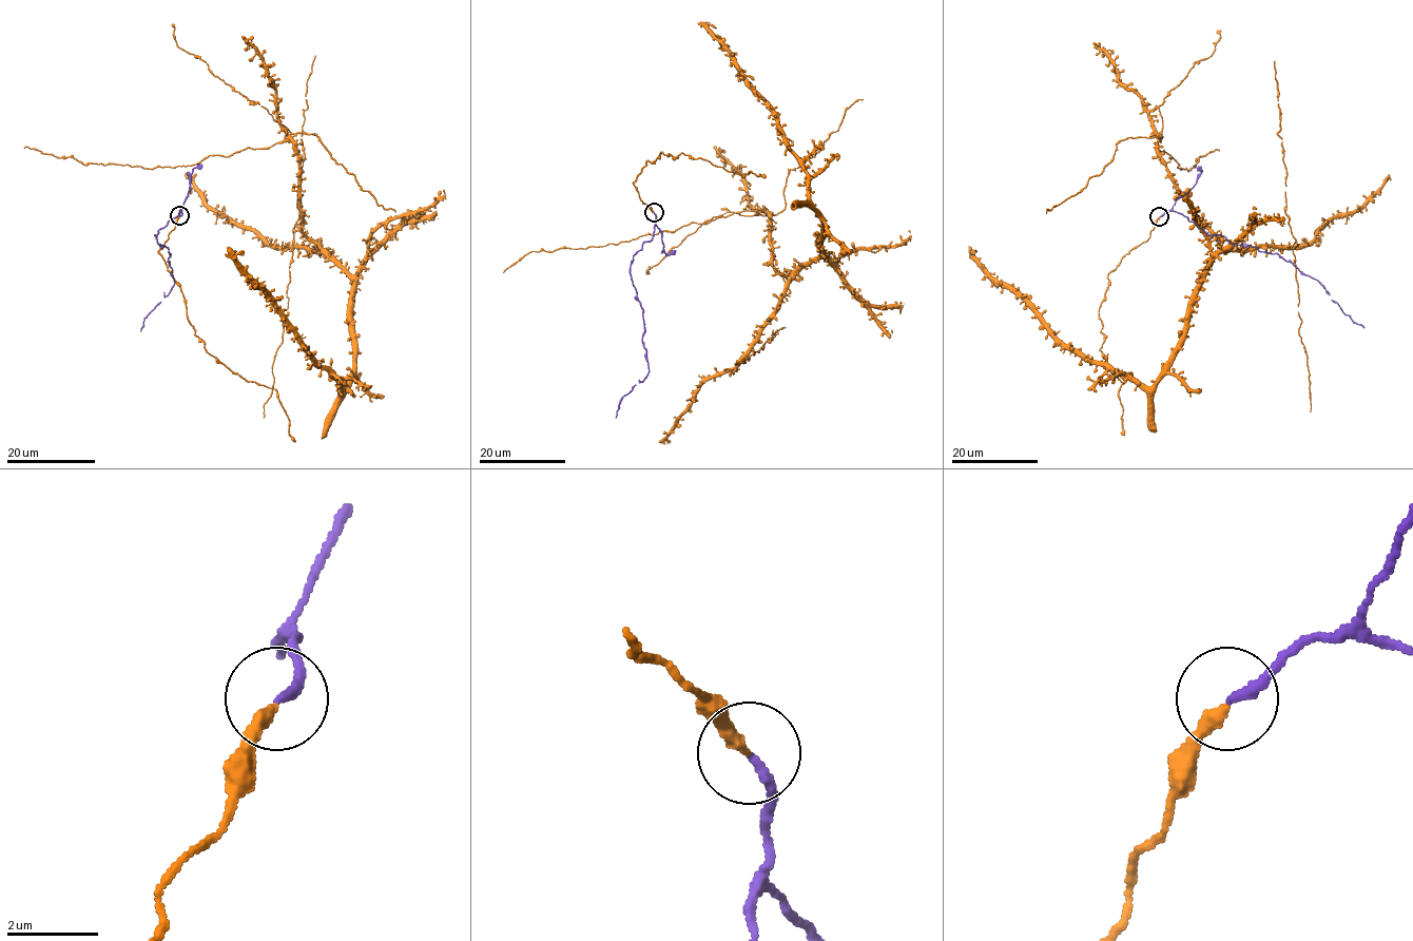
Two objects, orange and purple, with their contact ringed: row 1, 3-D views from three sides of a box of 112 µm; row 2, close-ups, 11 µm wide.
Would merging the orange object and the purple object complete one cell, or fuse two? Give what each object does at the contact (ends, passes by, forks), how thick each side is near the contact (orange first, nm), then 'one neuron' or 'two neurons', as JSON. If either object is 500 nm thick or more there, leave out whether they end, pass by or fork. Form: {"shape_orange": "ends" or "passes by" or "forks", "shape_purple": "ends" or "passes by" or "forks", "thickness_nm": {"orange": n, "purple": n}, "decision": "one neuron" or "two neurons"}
{"shape_orange": "ends", "shape_purple": "ends", "thickness_nm": {"orange": 280, "purple": 200}, "decision": "one neuron"}

